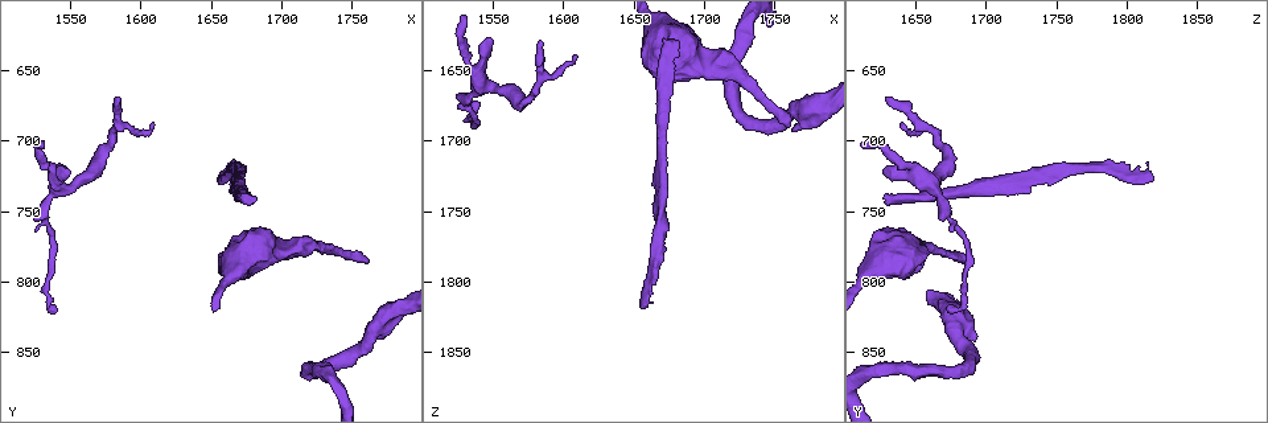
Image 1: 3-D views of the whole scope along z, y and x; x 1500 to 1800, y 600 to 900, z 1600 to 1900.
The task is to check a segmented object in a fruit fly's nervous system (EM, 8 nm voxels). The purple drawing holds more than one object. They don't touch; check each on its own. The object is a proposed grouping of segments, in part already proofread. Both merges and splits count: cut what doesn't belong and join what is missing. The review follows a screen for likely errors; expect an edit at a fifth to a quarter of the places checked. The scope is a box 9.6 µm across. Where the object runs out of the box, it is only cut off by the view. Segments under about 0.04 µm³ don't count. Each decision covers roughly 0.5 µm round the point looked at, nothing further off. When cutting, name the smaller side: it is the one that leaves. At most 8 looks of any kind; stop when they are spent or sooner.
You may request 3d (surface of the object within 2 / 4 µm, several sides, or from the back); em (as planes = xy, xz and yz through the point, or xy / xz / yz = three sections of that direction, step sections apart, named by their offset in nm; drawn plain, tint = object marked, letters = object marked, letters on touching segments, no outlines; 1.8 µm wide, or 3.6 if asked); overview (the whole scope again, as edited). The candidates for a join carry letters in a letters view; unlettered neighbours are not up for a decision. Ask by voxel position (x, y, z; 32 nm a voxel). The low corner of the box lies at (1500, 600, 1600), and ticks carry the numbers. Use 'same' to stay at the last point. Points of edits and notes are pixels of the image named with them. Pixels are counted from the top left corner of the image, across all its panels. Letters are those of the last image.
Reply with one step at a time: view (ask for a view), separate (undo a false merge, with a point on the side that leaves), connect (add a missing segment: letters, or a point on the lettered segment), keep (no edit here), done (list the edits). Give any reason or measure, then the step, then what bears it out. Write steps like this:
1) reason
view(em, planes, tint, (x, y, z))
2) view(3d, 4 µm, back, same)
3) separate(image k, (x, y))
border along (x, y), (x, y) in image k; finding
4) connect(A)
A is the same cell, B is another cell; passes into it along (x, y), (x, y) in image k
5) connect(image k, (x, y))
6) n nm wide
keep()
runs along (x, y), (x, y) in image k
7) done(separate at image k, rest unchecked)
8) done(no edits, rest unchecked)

free end
view(3d, 4 µm, (1584, 670, 1628))

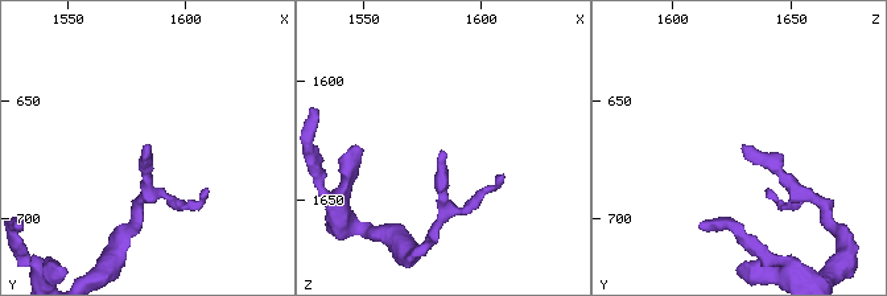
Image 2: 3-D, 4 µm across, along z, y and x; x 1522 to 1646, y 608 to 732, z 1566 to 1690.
view(em, planes, letters, (1584, 669, 1630))

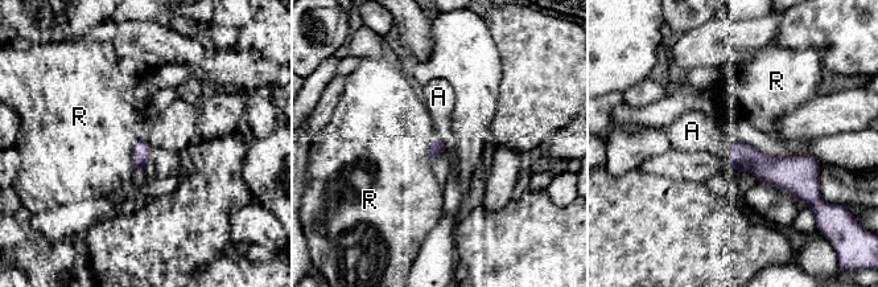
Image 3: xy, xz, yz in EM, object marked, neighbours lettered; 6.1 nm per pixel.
connect(A)
A is the same cell, R is another cell; the cell continues

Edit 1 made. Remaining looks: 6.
view(overview)

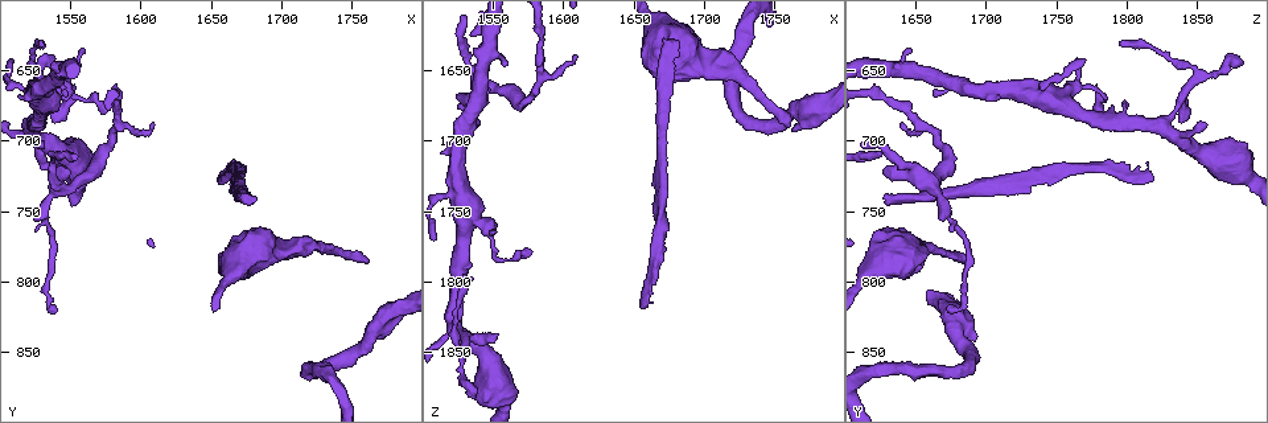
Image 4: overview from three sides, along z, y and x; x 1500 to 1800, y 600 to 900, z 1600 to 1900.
view(3d, 4 µm, (1680, 742, 1628))

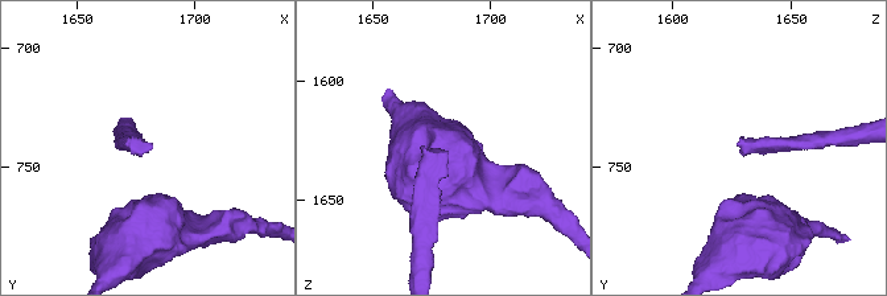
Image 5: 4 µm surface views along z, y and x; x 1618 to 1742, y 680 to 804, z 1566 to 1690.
now the EM
view(em, xy, step 8, tint, (1678, 742, 1628))

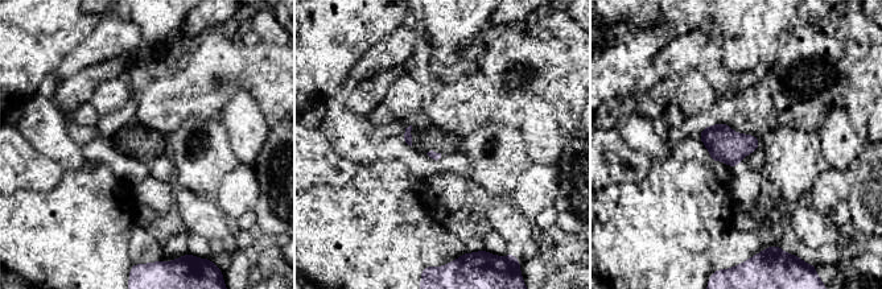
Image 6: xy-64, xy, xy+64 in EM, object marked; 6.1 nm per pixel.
cut it another way
view(em, planes, letters, same)

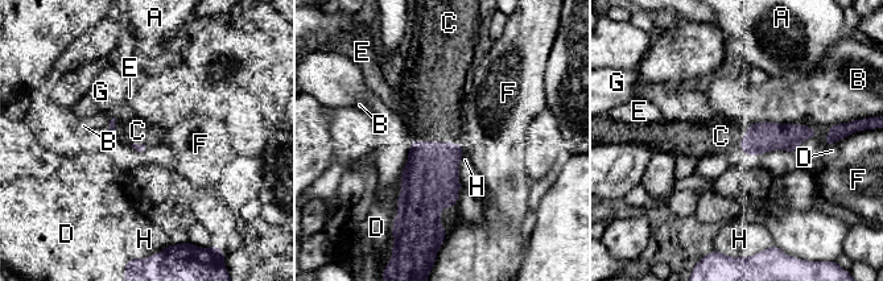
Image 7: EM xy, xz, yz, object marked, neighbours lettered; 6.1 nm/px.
connect(C)
C is the same cell, A, B, D, E, F, G and H are other cells; it goes on there

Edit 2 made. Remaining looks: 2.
branch stops here
view(em, planes, letters, (1758, 788, 1688))

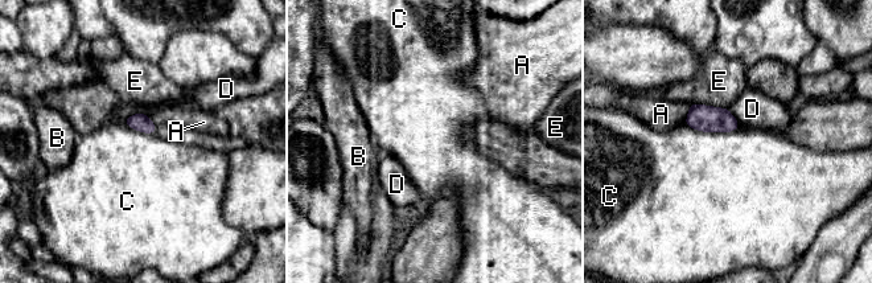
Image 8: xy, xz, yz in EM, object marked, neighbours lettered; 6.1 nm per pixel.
110 nm wide
keep()
A, B, C, D and E are other cells; border along (685, 122), (700, 131), (740, 126) in image 8; none of them fits

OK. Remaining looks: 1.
done(connect at image 3, connect at image 7, rest unchecked)

